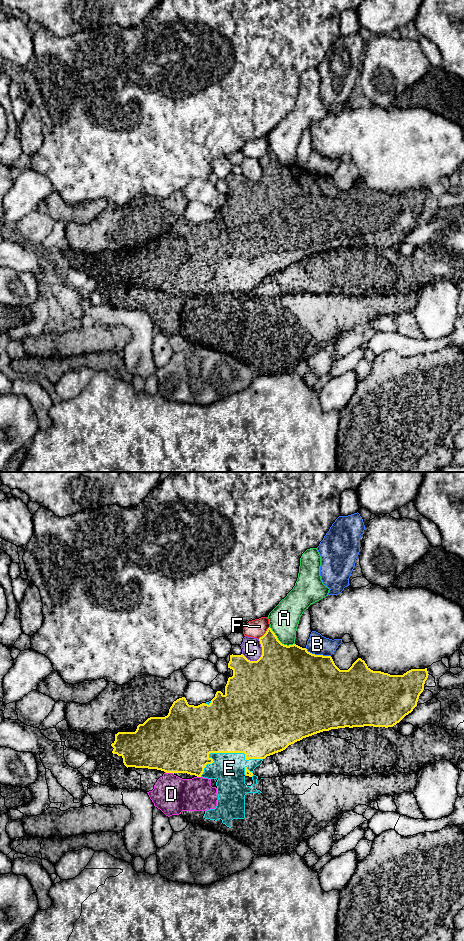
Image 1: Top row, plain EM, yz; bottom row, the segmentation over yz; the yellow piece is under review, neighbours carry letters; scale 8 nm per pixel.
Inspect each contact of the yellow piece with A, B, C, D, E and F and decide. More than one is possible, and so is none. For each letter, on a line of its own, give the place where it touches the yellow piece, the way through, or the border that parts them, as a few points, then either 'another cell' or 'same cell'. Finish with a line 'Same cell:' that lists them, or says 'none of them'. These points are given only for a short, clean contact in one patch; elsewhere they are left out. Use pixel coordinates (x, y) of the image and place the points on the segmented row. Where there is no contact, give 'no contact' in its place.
A: yz (279, 641) | along yz (269, 627), (282, 643), (287, 645), (294, 644) | another cell
B: yz (318, 655) | another cell
C: yz (262, 653) | another cell
D: yz (169, 772) | another cell
E: yz (224, 752) | same cell
F: yz (265, 633) | along yz (269, 626), (258, 638) | another cell
Same cell: E

